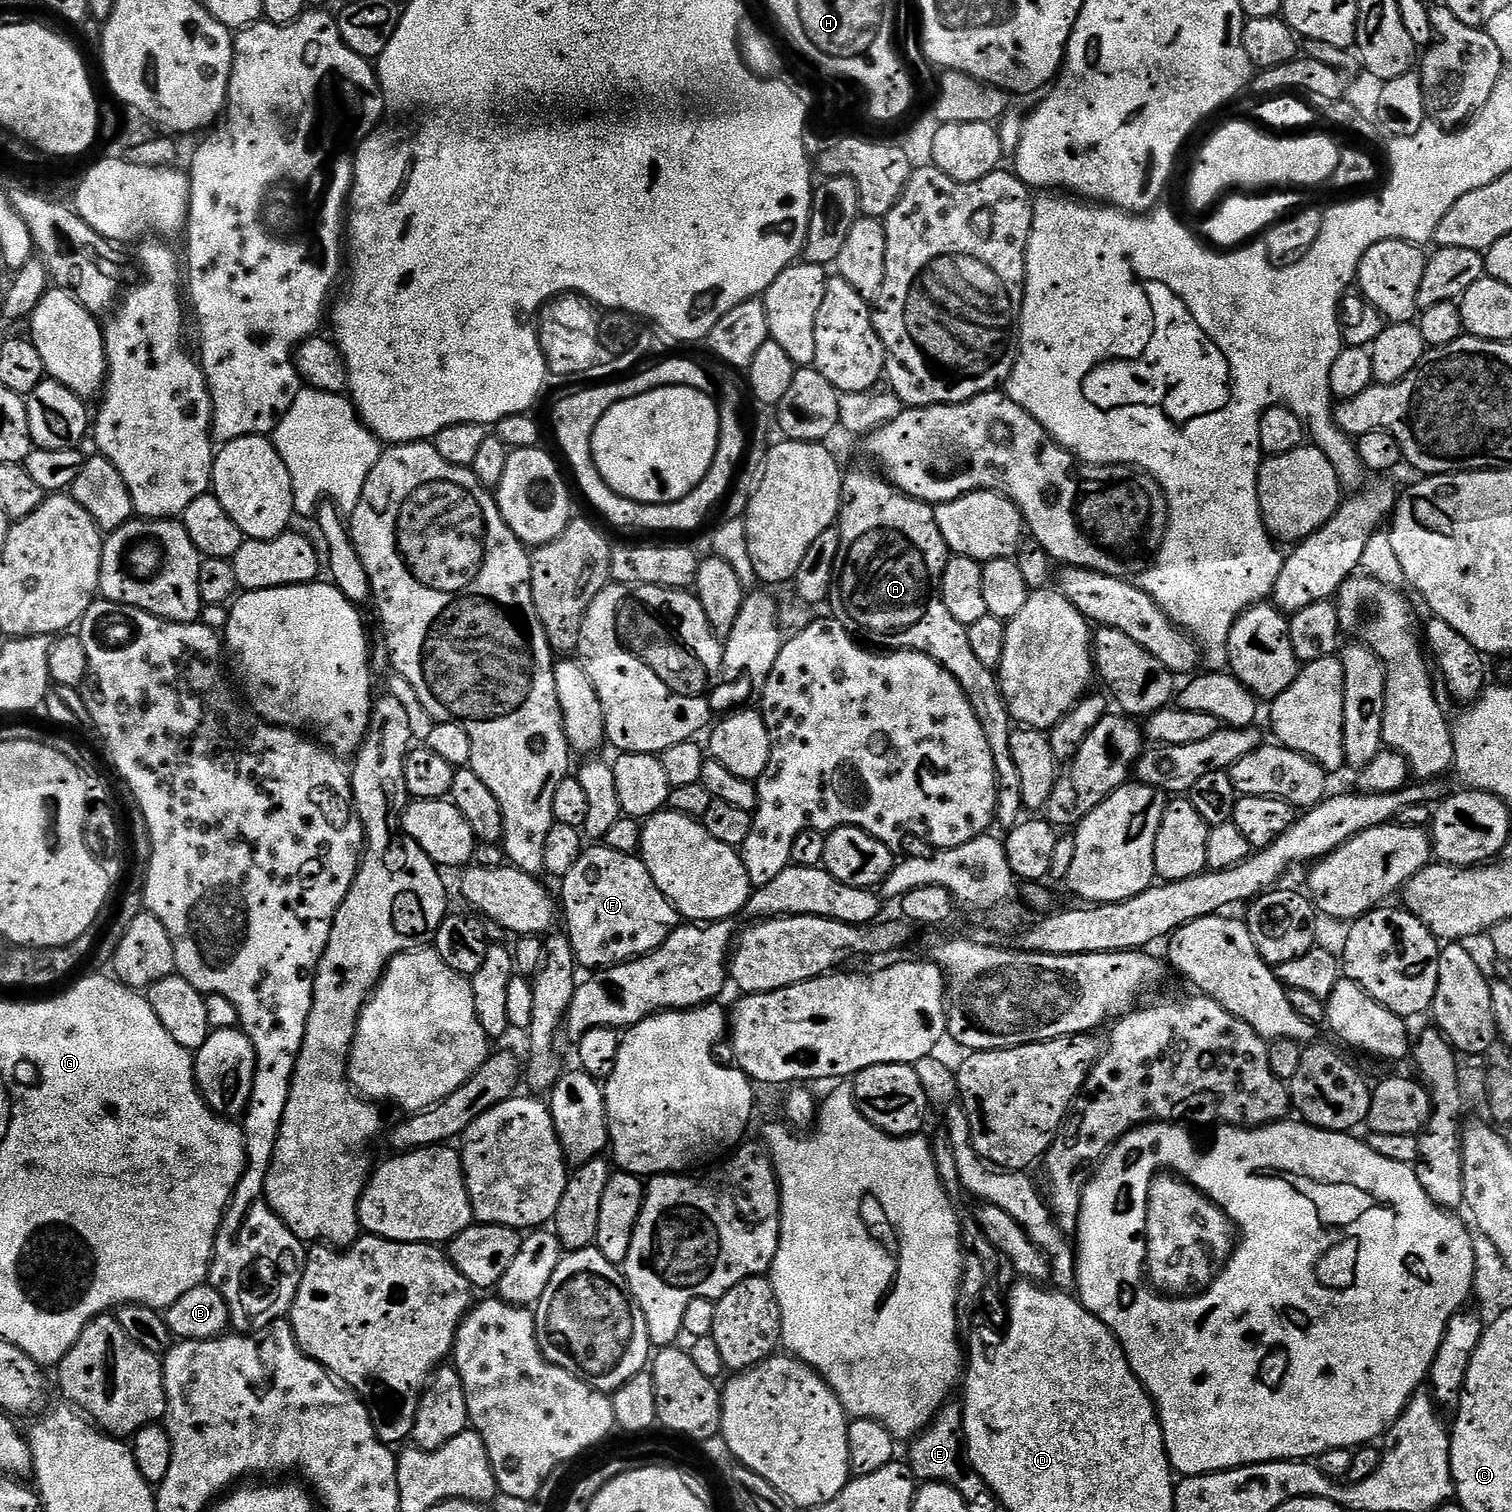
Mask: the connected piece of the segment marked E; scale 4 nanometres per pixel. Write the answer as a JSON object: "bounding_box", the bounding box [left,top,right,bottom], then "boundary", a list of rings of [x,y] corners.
{"bounding_box":[906,1400,988,1502],"boundary":[[[955,1400],[936,1412],[935,1418],[919,1436],[910,1443],[910,1450],[906,1462],[912,1471],[913,1477],[921,1483],[944,1483],[955,1488],[965,1500],[975,1502],[987,1493],[988,1487],[985,1481],[971,1468],[966,1459],[964,1447],[964,1413],[963,1405]]]}

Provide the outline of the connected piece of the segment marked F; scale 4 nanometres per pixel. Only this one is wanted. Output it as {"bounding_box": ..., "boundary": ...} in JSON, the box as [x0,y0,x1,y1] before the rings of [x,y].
{"bounding_box":[562,846,682,969],"boundary":[[[607,846],[585,847],[562,884],[562,920],[568,923],[566,935],[581,969],[612,968],[647,956],[682,923],[680,913],[658,890],[650,870],[636,854],[622,854]]]}

